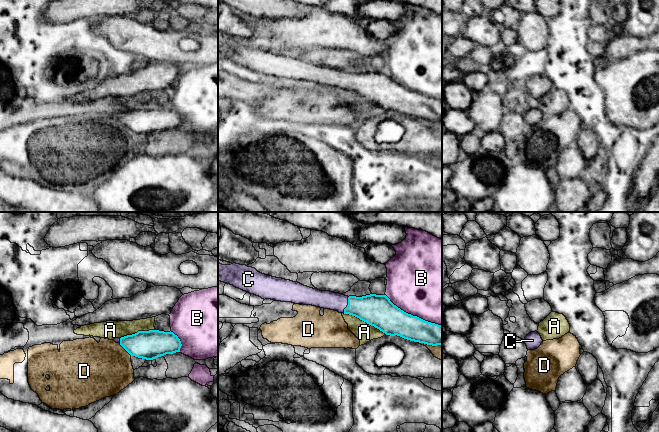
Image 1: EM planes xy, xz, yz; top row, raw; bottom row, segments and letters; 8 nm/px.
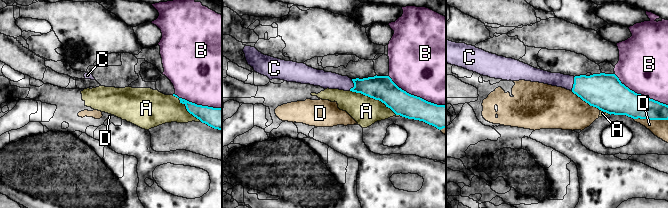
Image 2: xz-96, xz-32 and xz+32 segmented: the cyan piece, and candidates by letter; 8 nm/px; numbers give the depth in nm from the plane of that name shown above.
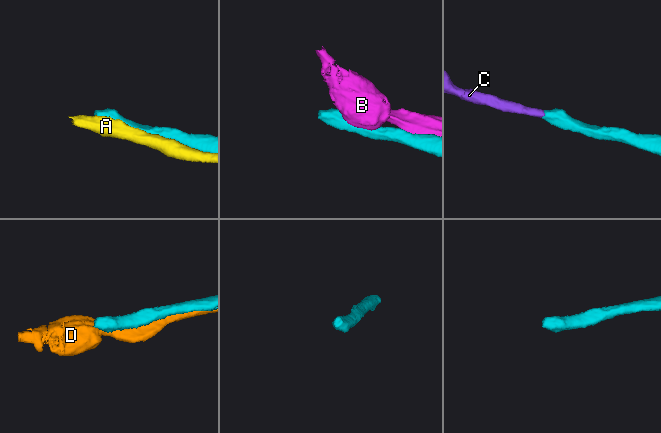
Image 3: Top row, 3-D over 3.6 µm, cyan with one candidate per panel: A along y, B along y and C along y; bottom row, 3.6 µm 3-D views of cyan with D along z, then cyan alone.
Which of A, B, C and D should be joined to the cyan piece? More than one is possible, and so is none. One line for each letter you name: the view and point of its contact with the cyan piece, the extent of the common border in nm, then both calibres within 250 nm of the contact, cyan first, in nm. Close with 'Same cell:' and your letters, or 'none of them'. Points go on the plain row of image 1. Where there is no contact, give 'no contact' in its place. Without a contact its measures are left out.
C: xz (347, 81) | 130 nm | 260/140 nm
Same cell: C

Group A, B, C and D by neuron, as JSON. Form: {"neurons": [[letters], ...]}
{"neurons": [["A"], ["B"], ["C"], ["D"]]}

